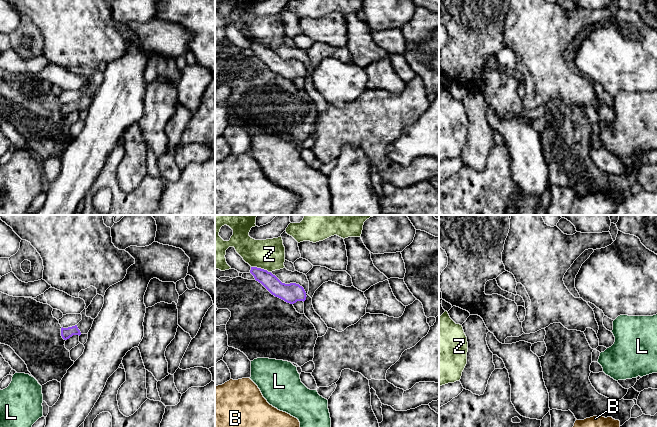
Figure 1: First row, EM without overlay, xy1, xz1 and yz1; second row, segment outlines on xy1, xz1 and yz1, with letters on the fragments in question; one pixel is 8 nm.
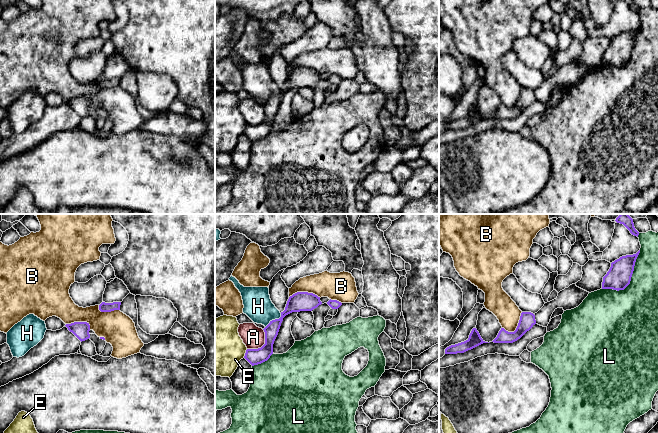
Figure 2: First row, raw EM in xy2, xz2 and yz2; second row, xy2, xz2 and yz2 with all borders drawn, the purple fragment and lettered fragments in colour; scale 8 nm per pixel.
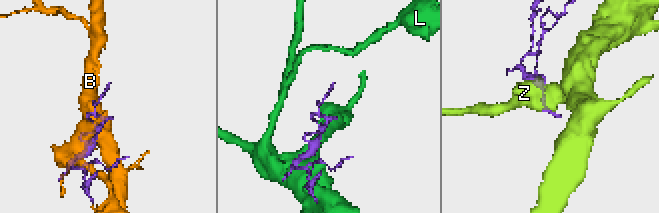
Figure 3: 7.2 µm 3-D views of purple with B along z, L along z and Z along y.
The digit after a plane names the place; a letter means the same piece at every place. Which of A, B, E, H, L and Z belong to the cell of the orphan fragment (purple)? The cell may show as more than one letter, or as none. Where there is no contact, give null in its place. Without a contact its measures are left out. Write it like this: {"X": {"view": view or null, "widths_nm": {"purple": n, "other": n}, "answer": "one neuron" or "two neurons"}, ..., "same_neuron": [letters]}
{"A": {"view": "xz2", "widths_nm": {"purple": 130, "other": 180}, "answer": "two neurons"}, "B": {"view": "xz2", "widths_nm": {"purple": 160, "other": 220}, "answer": "two neurons"}, "E": {"view": "xz2", "widths_nm": {"purple": 130, "other": 440}, "answer": "two neurons"}, "H": {"view": "xz2", "widths_nm": {"purple": 160, "other": 220}, "answer": "two neurons"}, "L": {"view": "yz2", "widths_nm": {"purple": 200, "other": 380}, "answer": "two neurons"}, "Z": {"view": "xz1", "widths_nm": {"purple": 130, "other": 240}, "answer": "two neurons"}, "same_neuron": []}

